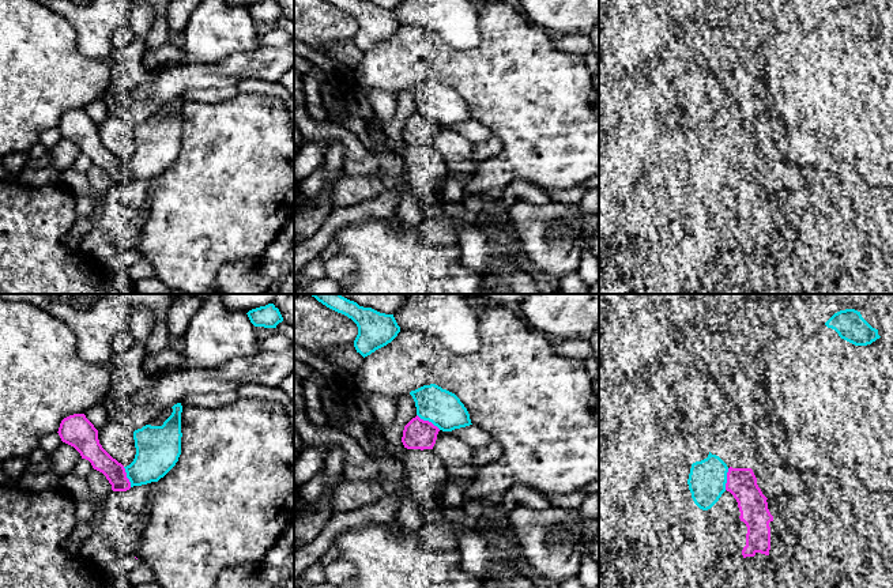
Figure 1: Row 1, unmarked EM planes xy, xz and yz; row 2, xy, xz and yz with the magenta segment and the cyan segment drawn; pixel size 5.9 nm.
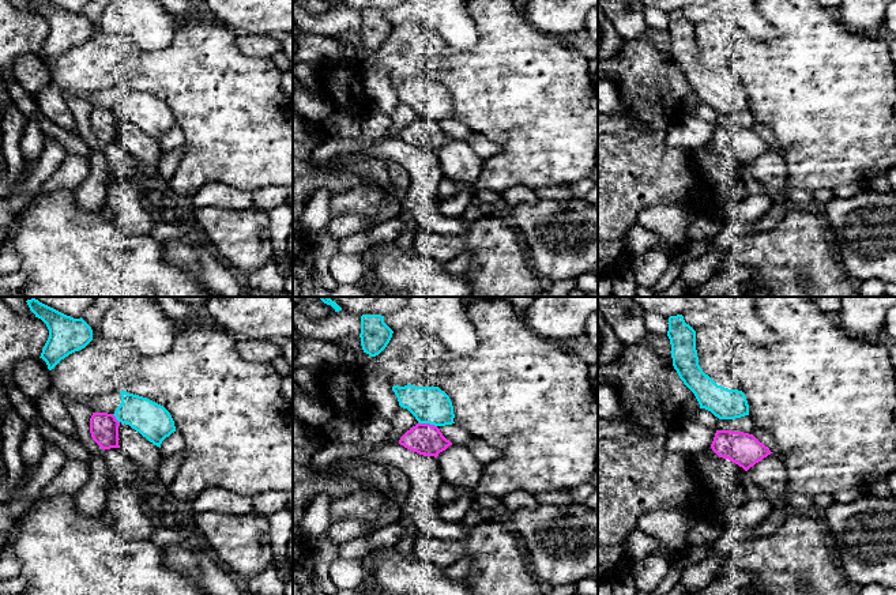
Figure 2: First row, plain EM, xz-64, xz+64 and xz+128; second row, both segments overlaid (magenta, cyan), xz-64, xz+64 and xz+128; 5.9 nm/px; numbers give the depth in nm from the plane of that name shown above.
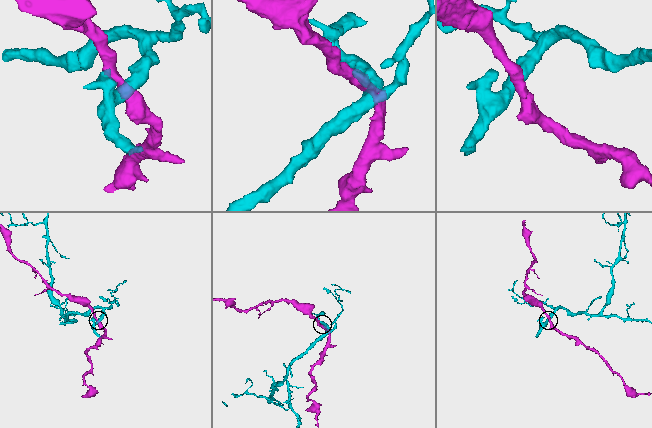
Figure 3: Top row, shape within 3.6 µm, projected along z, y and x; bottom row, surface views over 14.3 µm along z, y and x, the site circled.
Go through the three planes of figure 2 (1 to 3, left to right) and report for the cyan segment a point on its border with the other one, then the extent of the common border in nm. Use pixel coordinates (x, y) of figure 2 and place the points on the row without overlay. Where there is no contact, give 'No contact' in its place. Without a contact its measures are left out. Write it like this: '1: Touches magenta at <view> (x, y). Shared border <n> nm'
1: Touches magenta at xz-64 (115, 113). Shared border 70 nm
2: Touches magenta at xz+64 (428, 119). Shared border 120 nm
3: No contact

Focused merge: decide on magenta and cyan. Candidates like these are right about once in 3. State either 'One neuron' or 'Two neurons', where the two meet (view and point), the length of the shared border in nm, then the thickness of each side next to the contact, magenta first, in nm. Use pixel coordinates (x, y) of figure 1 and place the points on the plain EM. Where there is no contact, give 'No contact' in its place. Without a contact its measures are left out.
Two neurons. Touches magenta at xz (428, 116). Shared border 170 nm. Thickness 180 nm (magenta) against 220 nm

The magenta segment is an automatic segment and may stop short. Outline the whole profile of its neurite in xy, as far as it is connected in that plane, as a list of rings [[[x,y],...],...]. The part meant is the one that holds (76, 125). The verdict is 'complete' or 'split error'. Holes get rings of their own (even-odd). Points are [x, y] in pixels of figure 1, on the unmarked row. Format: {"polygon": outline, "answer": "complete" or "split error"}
{"polygon": [[[84,109],[64,113],[57,128],[63,137],[74,142],[82,154],[88,155],[94,165],[106,172],[113,186],[131,184],[124,161],[102,143],[98,135],[98,125]]], "answer": "complete"}

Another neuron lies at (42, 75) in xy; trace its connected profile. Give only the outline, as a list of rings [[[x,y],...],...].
[[[0,0],[0,155],[11,152],[27,152],[34,144],[41,142],[41,135],[57,128],[64,113],[74,109],[84,109],[93,101],[108,97],[112,83],[112,61],[95,60],[83,56],[76,46],[78,33],[75,27],[61,15],[50,11],[34,0]]]

